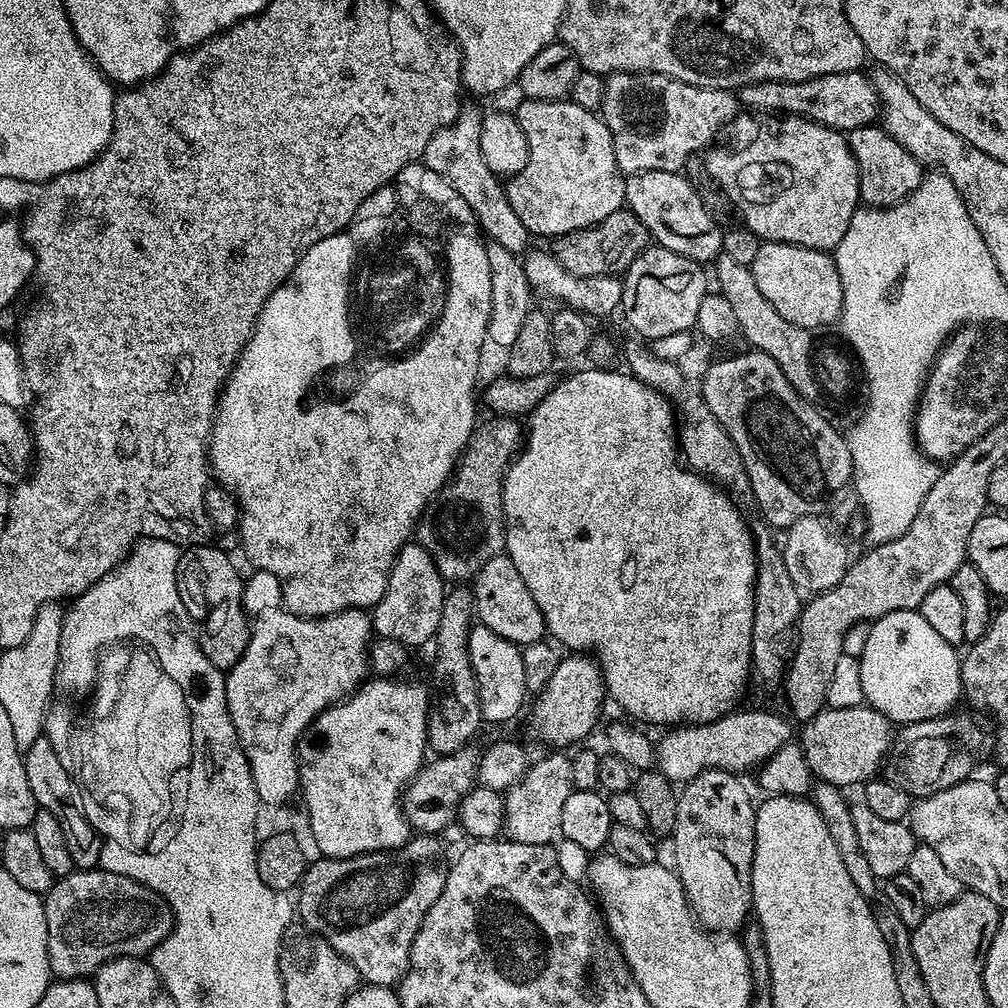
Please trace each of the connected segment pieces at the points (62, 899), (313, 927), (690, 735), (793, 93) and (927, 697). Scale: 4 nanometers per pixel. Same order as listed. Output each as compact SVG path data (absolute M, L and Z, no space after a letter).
M74 870L68 876L59 877L43 901L50 966L53 977L61 980L91 977L114 956L143 957L157 948L172 930L172 909L164 903L164 898L122 874L103 870Z
M432 834L413 835L401 848L388 852L367 852L345 860L320 858L309 863L298 885L298 920L307 931L323 936L325 942L358 970L361 981L385 986L399 985L410 971L410 950L430 906L446 886L449 865L444 864L444 848Z
M734 710L729 712L728 714L720 717L717 720L712 720L712 721L705 721L699 724L686 724L683 726L678 726L675 727L674 729L671 729L670 732L668 733L661 741L657 741L657 747L656 747L656 766L657 769L663 773L665 777L669 781L671 781L673 784L685 784L688 781L692 780L694 777L696 777L698 774L704 772L706 769L722 769L725 772L734 772L737 774L742 774L744 773L743 771L752 767L757 767L759 764L765 762L768 760L770 757L773 756L784 744L789 743L792 739L792 728L793 725L789 722L789 719L787 717L782 718L778 714L774 714L772 712L764 712L762 710L744 710L742 712L736 712L740 710Z
M863 71L843 72L842 74L826 74L818 78L810 78L802 82L782 82L781 80L767 80L761 84L748 84L739 89L738 99L745 109L753 108L756 112L776 112L772 114L787 114L801 116L804 120L813 120L827 128L835 128L837 132L845 134L853 132L855 128L867 128L877 123L882 112L880 95L876 92L876 85L871 79L863 76Z
M919 610L891 612L883 616L881 620L871 621L871 625L872 629L866 638L866 650L862 650L862 654L858 658L865 701L896 726L949 715L955 709L952 707L955 706L956 699L961 699L962 696L960 686L961 653L926 623L926 618L922 618Z

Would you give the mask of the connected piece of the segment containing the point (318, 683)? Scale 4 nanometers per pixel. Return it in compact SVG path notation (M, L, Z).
M268 604L265 608L260 608L256 612L256 617L251 617L250 631L246 636L244 653L238 658L238 662L233 668L227 669L224 682L224 702L226 710L232 719L234 731L240 739L240 749L246 754L246 762L250 766L250 774L254 778L254 790L258 794L261 805L284 804L292 795L297 795L300 788L300 760L298 759L298 741L305 735L306 729L312 721L324 711L325 708L345 699L349 694L356 691L361 683L362 675L360 671L366 668L366 651L373 635L372 621L369 613L362 608L347 608L341 612L335 612L329 616L296 616L283 606Z

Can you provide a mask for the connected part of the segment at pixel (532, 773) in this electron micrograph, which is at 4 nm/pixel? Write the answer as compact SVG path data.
M552 750L552 753L550 753L549 756L542 757L537 764L535 761L535 763L529 767L528 773L524 775L523 779L513 786L513 788L508 789L506 793L506 832L511 839L522 842L523 844L552 844L553 841L560 836L560 827L562 826L562 806L566 806L566 802L574 790L572 787L572 761L567 755L563 756L560 752L563 751Z

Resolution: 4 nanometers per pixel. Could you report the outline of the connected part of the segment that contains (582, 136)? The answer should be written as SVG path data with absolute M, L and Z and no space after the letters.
M521 99L521 104L514 108L518 126L522 126L522 134L526 134L528 143L528 161L518 175L507 181L508 201L522 218L522 226L533 237L548 236L555 238L594 226L602 222L602 218L610 218L610 214L621 211L624 203L624 178L618 162L614 158L614 142L610 130L604 125L597 113L573 104L571 99L562 100L529 100Z

